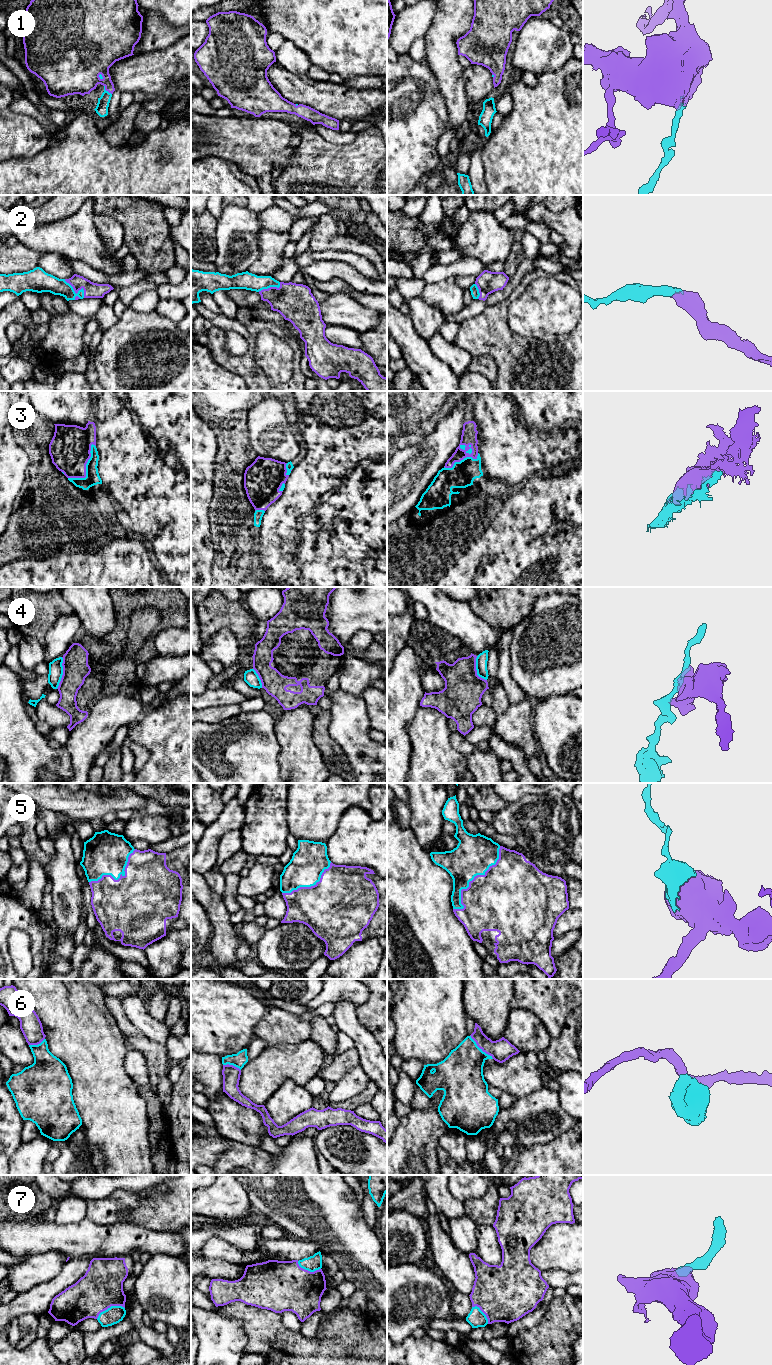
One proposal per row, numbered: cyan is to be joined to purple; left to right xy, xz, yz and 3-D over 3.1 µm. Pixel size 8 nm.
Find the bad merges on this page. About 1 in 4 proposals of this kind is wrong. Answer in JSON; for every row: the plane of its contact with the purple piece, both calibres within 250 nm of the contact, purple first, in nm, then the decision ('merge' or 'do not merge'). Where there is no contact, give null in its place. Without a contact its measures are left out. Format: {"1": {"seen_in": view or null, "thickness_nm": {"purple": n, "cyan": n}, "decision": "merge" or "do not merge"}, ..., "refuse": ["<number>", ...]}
{"1": {"seen_in": "xy", "thickness_nm": {"purple": 300, "cyan": 100}, "decision": "merge"}, "2": {"seen_in": "xy", "thickness_nm": {"purple": 130, "cyan": 140}, "decision": "merge"}, "3": {"seen_in": "xy", "thickness_nm": {"purple": 320, "cyan": 120}, "decision": "merge"}, "4": {"seen_in": "xy", "thickness_nm": {"purple": 200, "cyan": 110}, "decision": "do not merge"}, "5": {"seen_in": "yz", "thickness_nm": {"purple": 460, "cyan": 320}, "decision": "merge"}, "6": {"seen_in": "yz", "thickness_nm": {"purple": 180, "cyan": 360}, "decision": "merge"}, "7": {"seen_in": "xy", "thickness_nm": {"purple": 340, "cyan": 140}, "decision": "merge"}, "refuse": ["4"]}

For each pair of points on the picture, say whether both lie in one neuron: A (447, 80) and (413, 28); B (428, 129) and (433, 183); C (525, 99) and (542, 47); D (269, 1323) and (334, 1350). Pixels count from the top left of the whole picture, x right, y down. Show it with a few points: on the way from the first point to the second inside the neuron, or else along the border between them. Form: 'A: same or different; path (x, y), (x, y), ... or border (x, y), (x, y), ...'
A: different; border (433, 14), (431, 24), (424, 36)
B: different; border (440, 165), (429, 174)
C: different; border (559, 68), (536, 75)
D: same; path (285, 1339), (297, 1350), (318, 1350)

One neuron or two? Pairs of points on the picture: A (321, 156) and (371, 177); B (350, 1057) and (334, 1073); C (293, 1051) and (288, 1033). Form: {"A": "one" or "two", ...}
{"A": "one", "B": "one", "C": "two"}

